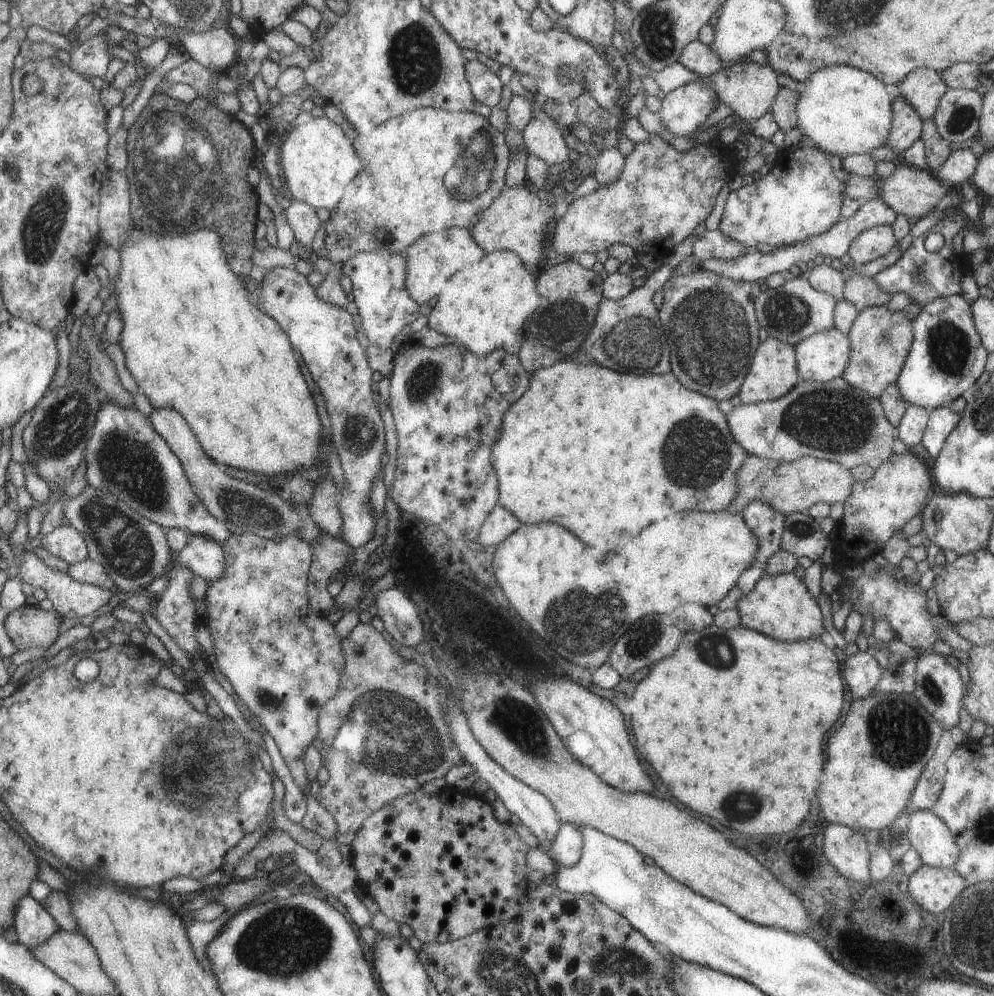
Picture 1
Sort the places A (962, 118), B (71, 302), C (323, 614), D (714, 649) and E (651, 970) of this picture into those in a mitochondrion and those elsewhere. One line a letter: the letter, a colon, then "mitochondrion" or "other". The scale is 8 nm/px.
A: mitochondrion
B: other
C: other
D: mitochondrion
E: mitochondrion

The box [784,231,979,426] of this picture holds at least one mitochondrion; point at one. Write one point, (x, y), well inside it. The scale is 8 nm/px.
(950, 351)

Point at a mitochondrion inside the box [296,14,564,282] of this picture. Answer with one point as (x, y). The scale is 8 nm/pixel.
(413, 56)

